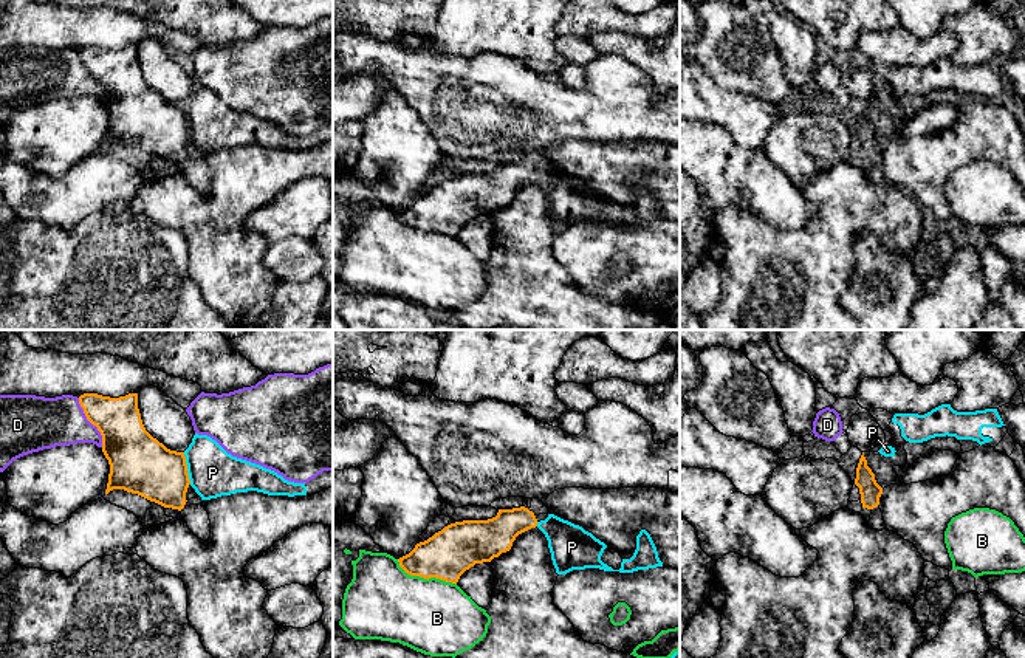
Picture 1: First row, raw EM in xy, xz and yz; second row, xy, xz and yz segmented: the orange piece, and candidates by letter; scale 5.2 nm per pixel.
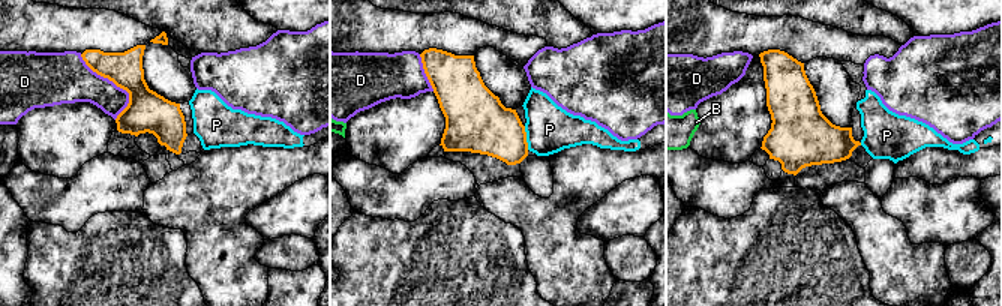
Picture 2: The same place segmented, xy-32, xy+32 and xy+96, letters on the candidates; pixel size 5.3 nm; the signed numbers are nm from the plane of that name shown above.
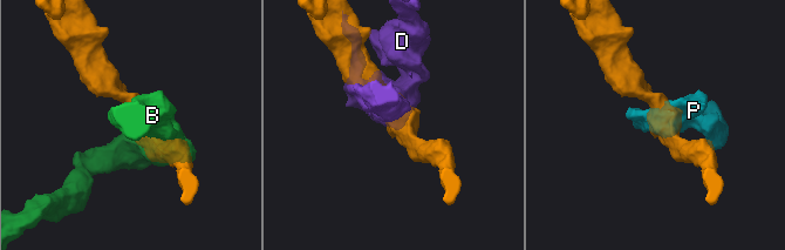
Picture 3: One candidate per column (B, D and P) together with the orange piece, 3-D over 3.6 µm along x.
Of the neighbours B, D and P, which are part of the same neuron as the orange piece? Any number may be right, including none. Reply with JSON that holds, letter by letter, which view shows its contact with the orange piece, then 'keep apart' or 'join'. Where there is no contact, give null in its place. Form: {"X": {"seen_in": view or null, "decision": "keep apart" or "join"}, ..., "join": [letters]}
{"B": {"seen_in": "xz", "decision": "keep apart"}, "D": {"seen_in": "xy", "decision": "keep apart"}, "P": {"seen_in": "xy", "decision": "keep apart"}, "join": []}

